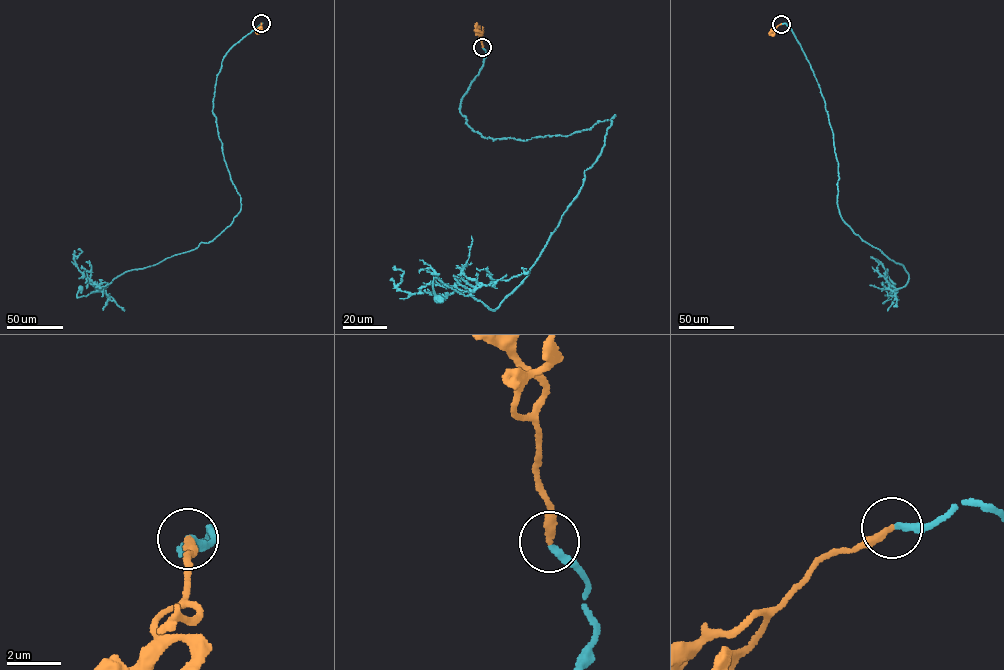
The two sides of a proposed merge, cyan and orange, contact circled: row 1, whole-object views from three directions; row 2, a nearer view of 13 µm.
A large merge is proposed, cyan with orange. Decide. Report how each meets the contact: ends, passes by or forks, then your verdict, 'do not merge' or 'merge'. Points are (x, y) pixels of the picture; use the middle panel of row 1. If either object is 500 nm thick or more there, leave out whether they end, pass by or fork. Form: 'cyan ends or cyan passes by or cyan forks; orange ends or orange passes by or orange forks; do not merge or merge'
cyan ends; orange ends; merge

